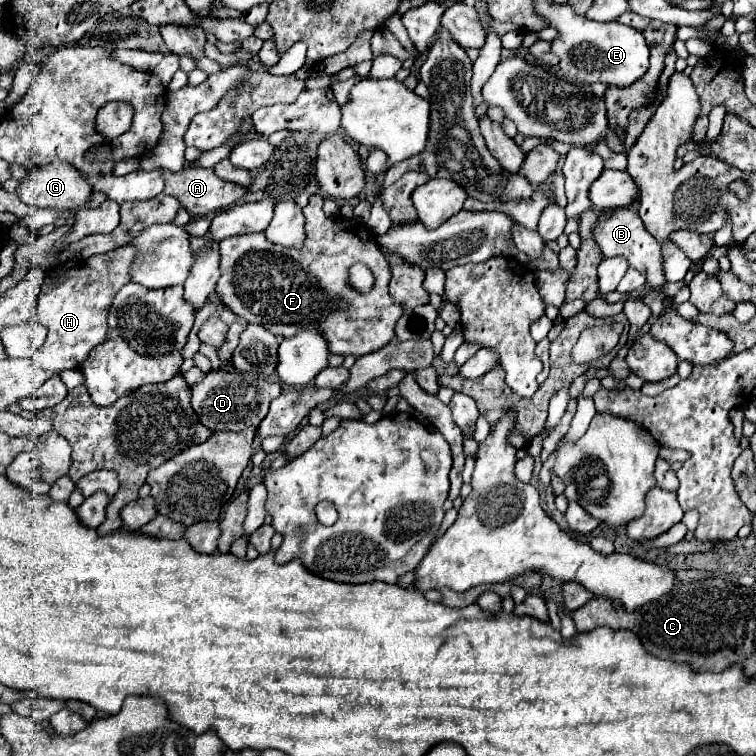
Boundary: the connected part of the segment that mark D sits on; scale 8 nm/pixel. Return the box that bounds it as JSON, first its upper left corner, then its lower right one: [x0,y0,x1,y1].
[191,370,281,432]

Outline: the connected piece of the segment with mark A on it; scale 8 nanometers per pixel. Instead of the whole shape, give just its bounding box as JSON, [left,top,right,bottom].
[165,166,245,218]

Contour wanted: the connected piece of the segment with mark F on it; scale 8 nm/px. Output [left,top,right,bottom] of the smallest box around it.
[217,194,403,356]

